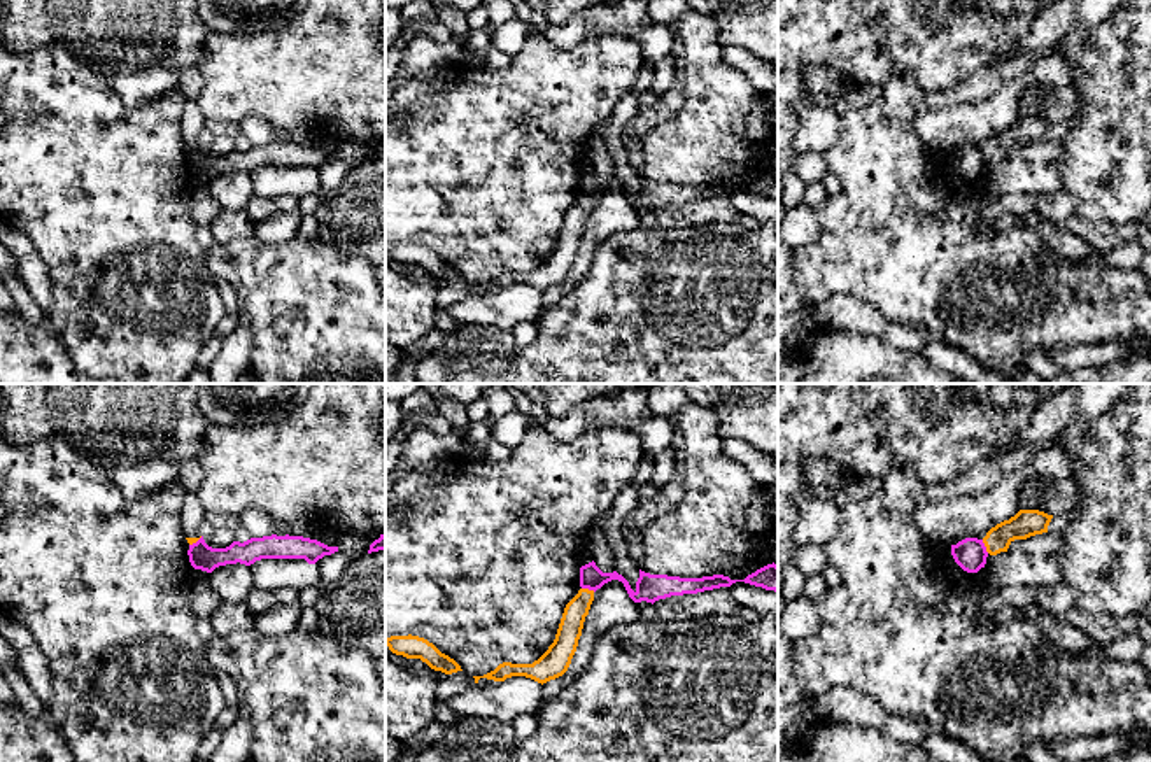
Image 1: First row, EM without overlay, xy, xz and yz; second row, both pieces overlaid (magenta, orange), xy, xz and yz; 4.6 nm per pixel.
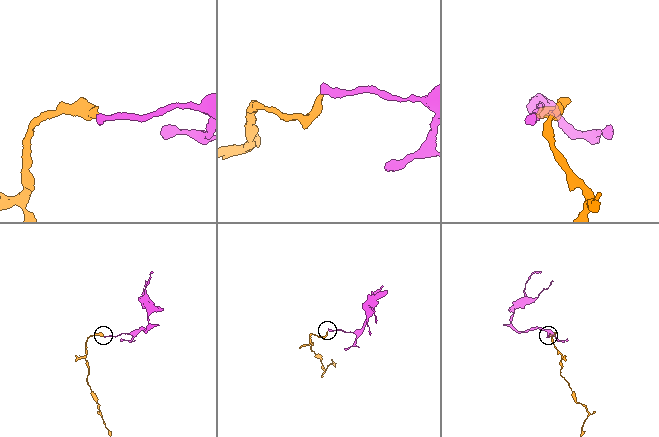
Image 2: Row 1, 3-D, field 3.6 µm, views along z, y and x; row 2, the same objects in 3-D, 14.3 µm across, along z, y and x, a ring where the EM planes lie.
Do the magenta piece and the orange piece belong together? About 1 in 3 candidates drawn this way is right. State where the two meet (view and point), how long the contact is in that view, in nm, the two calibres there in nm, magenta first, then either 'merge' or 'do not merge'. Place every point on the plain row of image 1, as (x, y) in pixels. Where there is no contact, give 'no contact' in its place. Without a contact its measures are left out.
yz (985, 155) | 70 nm | 150/130 nm | do not merge

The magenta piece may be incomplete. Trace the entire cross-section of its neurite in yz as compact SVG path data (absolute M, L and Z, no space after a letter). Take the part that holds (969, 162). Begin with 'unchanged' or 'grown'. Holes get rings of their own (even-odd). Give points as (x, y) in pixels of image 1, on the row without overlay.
unchanged | M965 145L957 152L951 152L951 163L964 179L978 180L985 175L988 159L983 147Z

